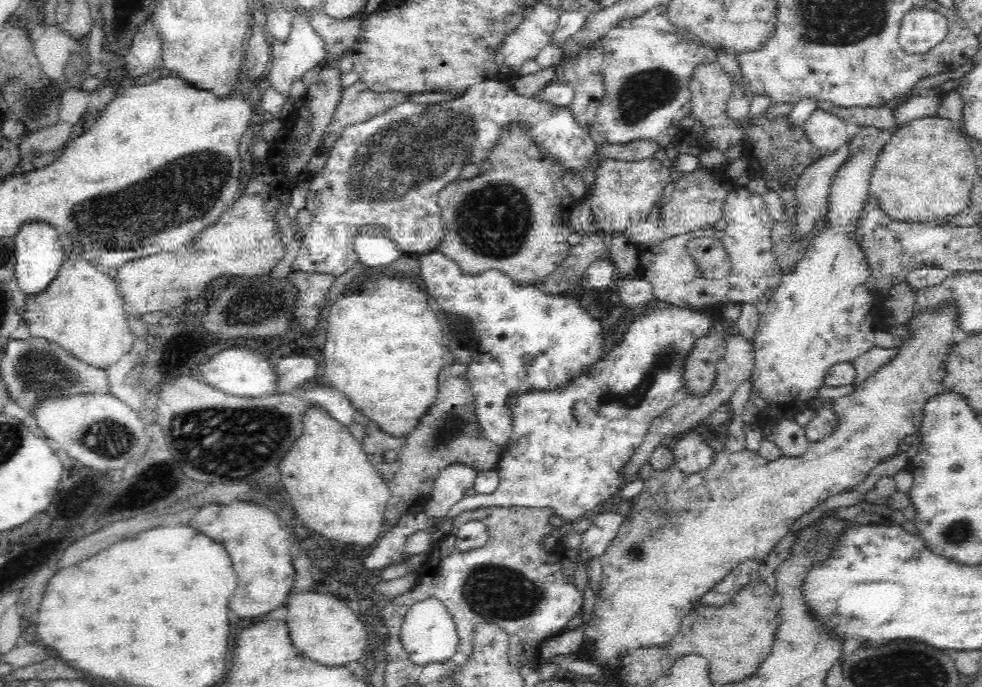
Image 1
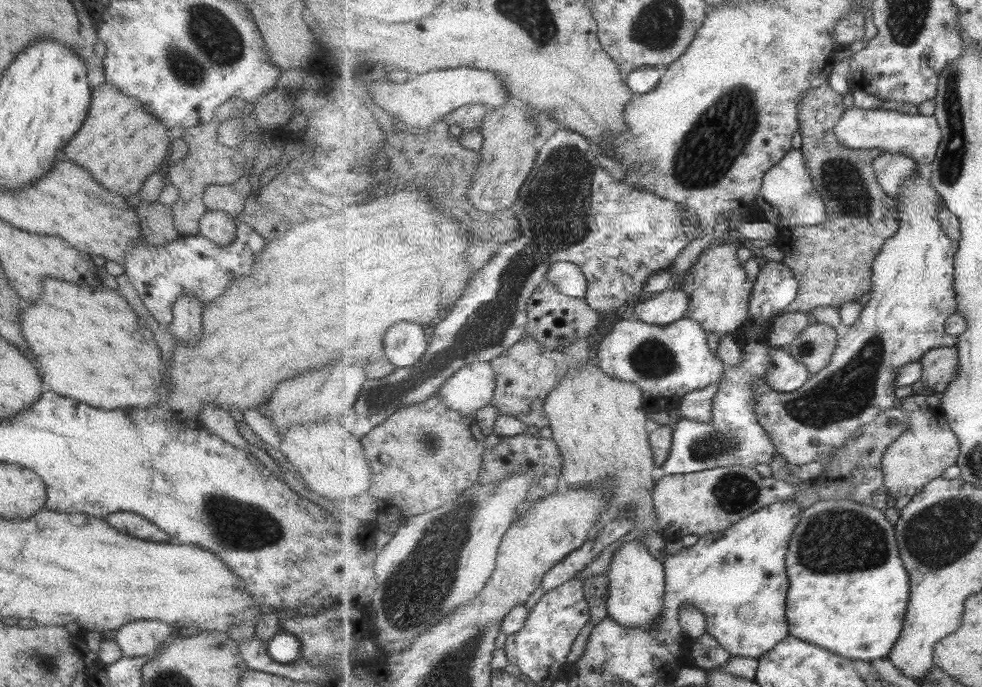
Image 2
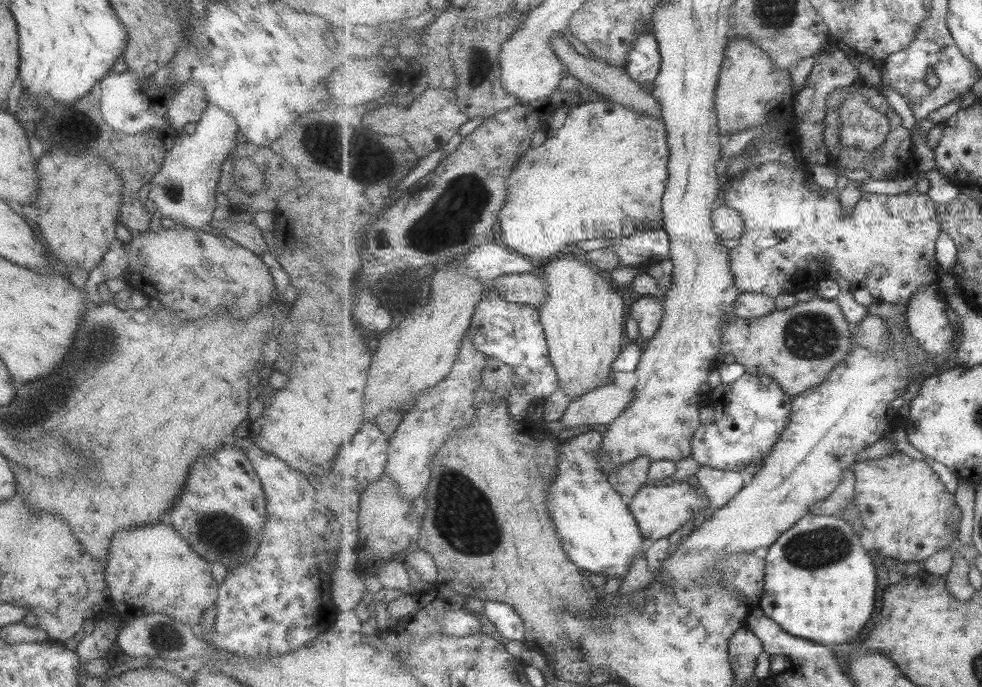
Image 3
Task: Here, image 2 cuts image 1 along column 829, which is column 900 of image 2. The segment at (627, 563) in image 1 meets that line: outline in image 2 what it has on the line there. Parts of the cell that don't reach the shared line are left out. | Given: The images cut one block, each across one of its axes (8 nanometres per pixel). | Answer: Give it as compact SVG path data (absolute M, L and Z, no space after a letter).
M939 393L931 396L912 394L902 400L901 408L909 415L909 428L891 444L883 459L885 491L892 501L921 494L931 481L943 476L947 468L958 464L961 443L941 407Z

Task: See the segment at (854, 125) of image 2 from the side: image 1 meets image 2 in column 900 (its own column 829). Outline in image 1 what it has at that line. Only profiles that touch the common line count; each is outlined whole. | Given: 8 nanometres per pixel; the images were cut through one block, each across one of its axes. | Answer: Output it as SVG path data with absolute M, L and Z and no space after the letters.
M818 108L812 112L803 127L820 155L829 155L838 150L851 137L842 117Z

